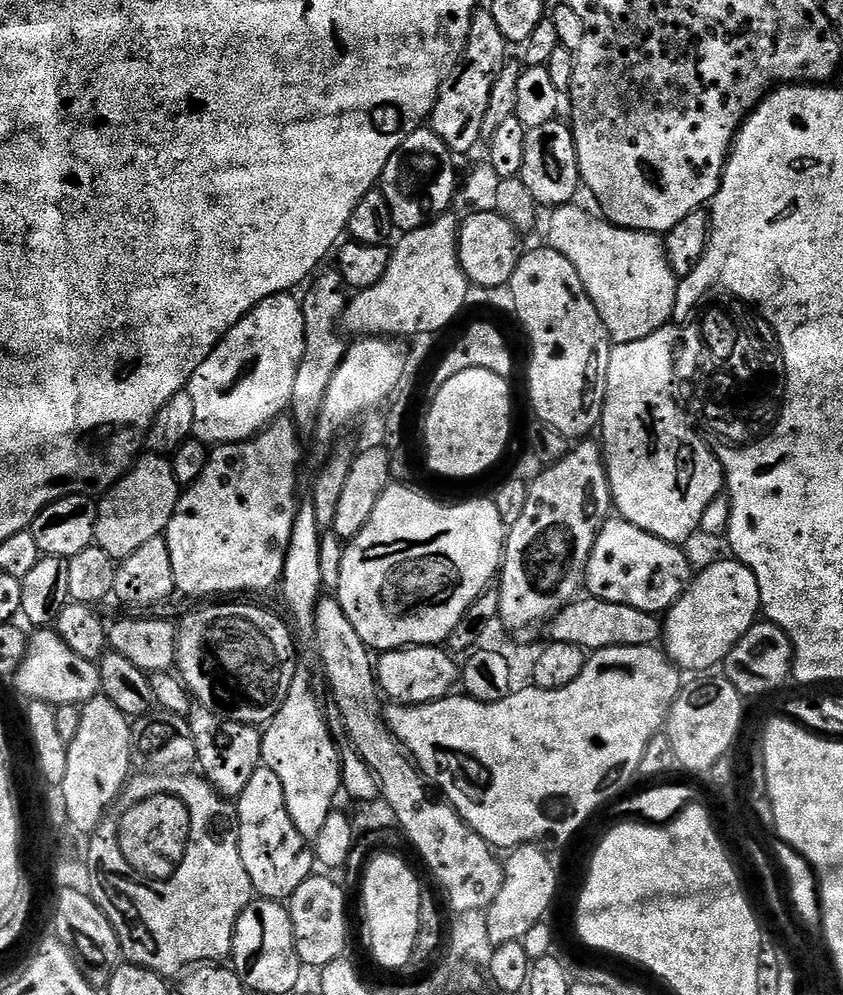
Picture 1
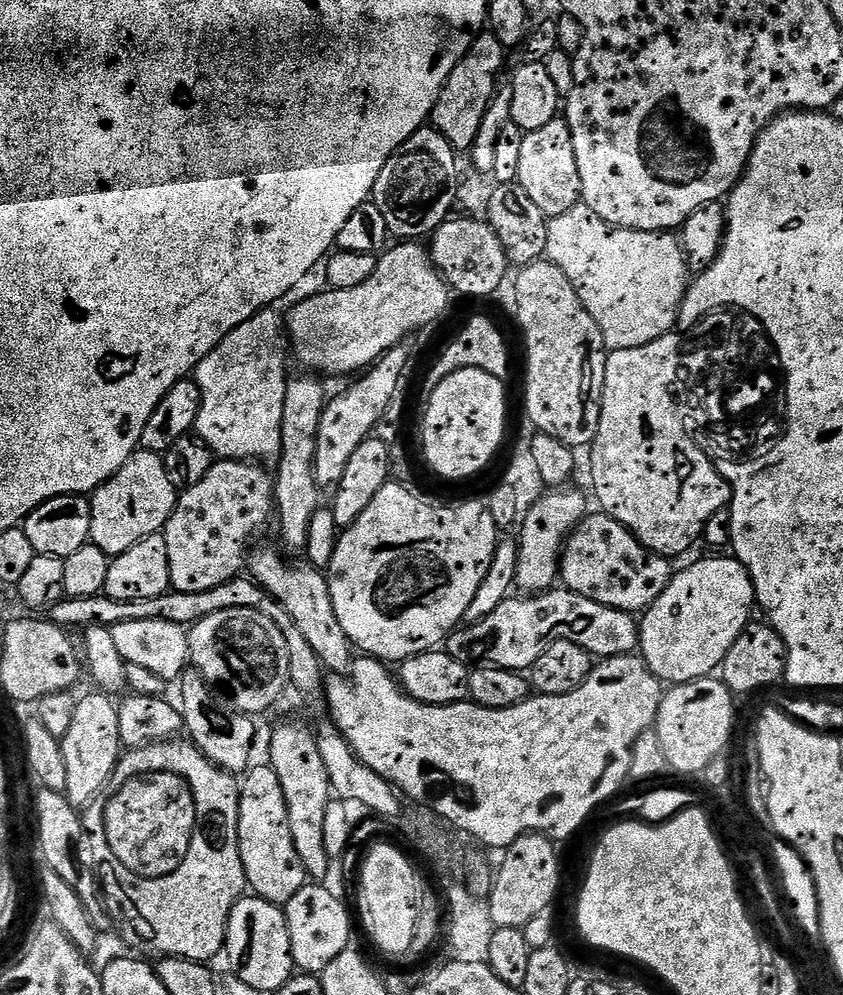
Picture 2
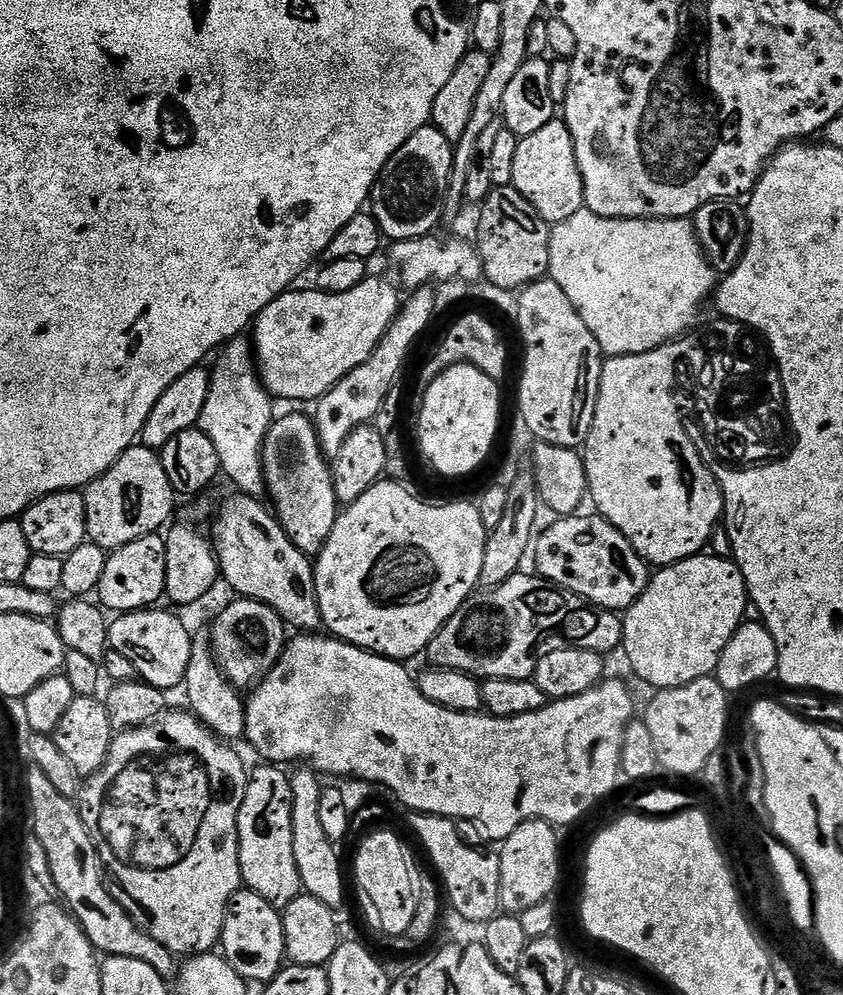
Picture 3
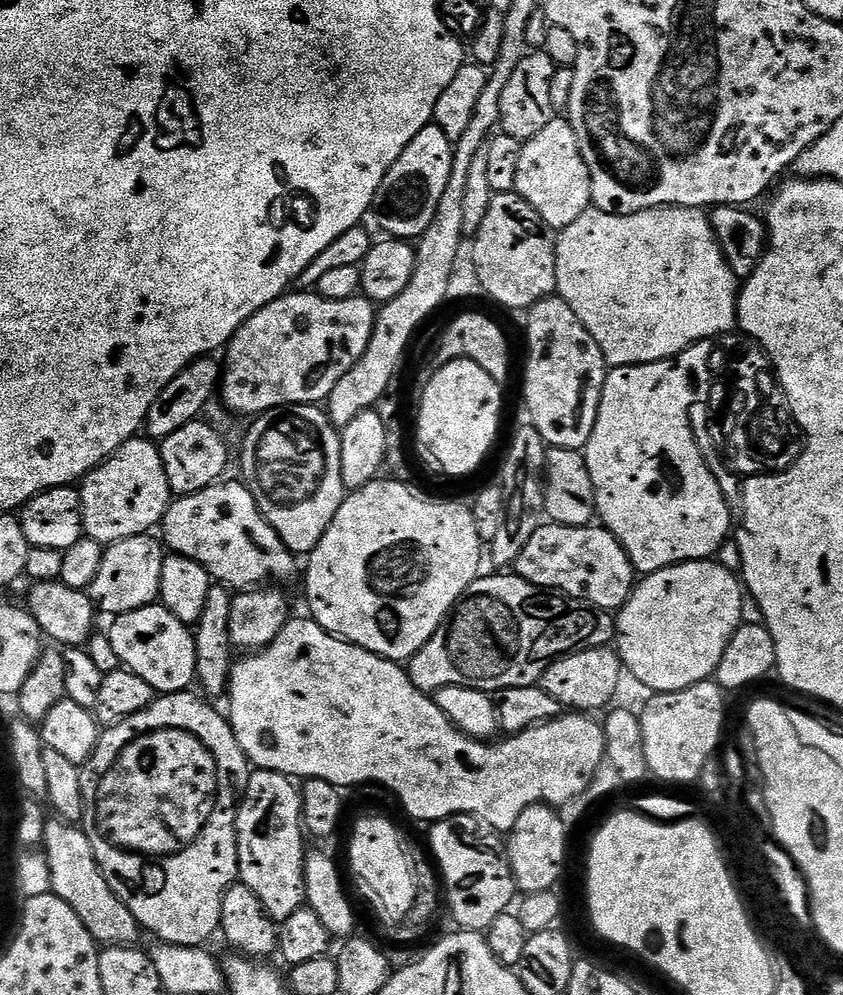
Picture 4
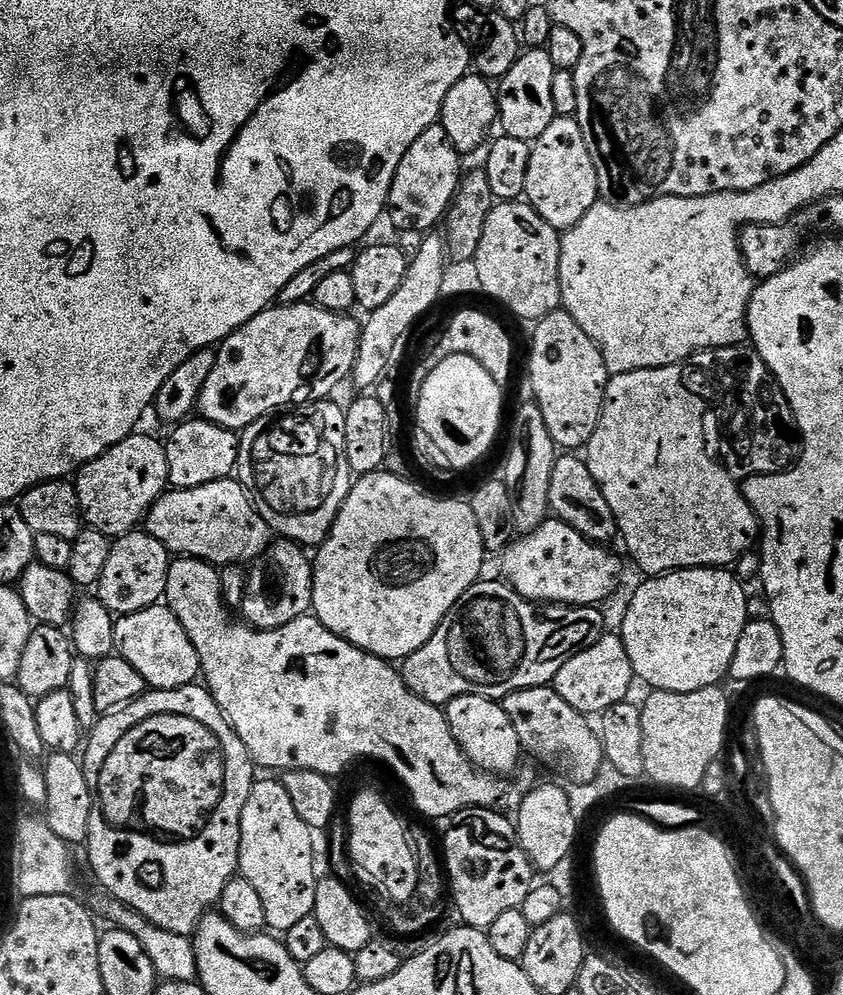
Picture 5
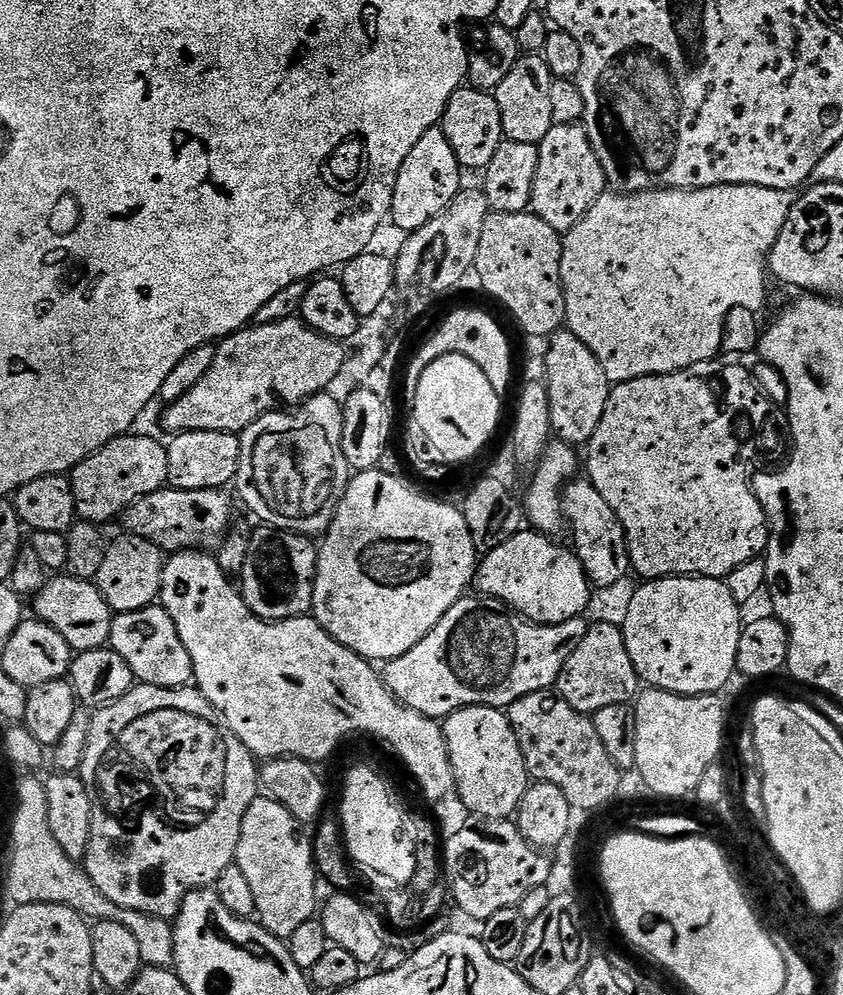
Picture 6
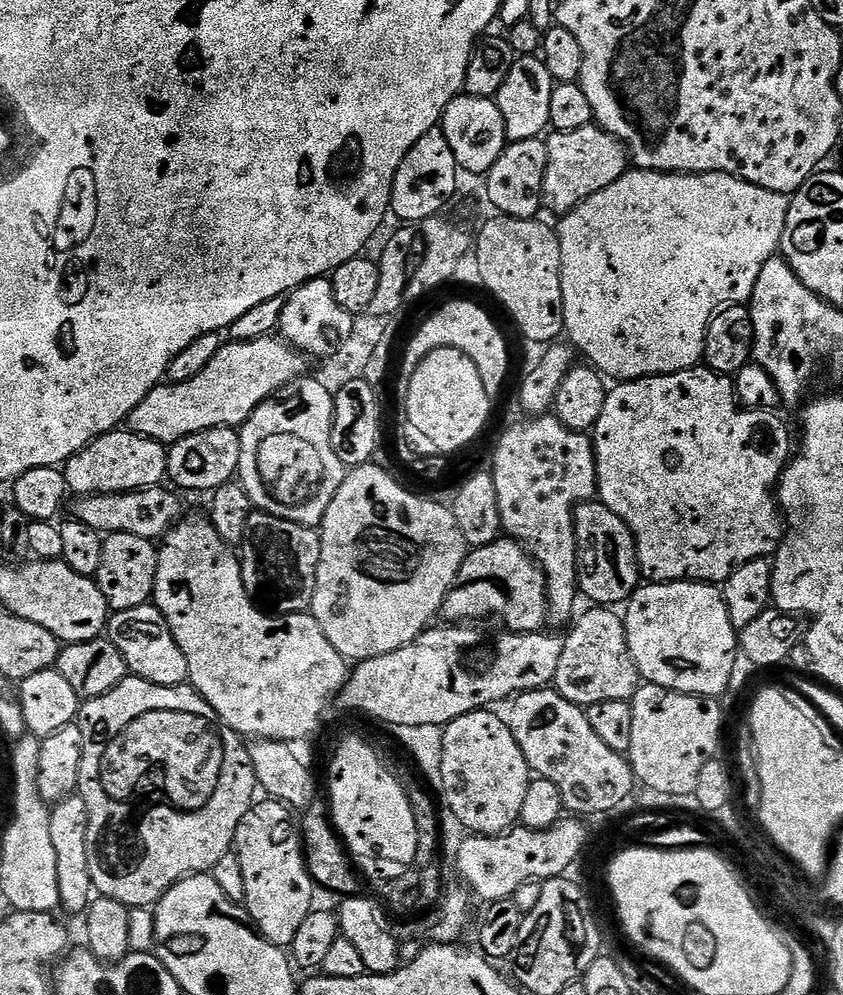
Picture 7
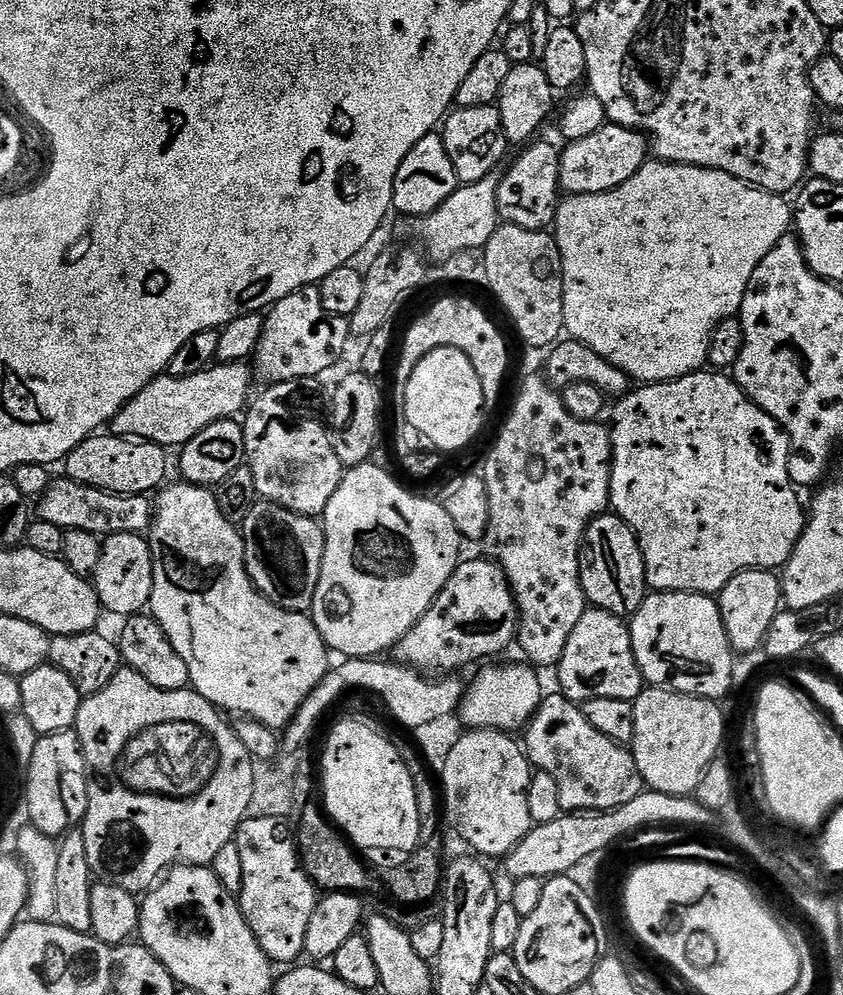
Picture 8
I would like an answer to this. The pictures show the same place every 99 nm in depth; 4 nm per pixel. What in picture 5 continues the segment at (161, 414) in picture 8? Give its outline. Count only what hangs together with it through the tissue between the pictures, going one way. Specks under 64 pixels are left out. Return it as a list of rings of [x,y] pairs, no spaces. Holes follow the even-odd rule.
[[[315,302],[280,304],[265,308],[234,334],[220,341],[215,349],[214,370],[210,370],[206,386],[202,386],[199,415],[223,428],[243,430],[258,418],[272,416],[295,405],[296,395],[305,396],[303,399],[308,402],[328,398],[338,382],[353,375],[362,327],[361,321],[356,321],[354,317],[352,314],[320,308]]]

